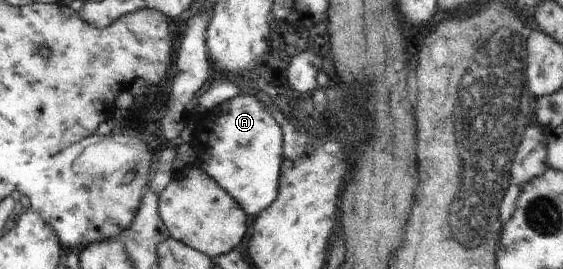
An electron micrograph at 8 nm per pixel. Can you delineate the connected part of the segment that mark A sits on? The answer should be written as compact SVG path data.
M242 92L208 113L202 113L192 138L189 143L197 152L199 168L236 200L249 216L257 216L273 204L279 192L283 137L281 126L269 114L260 96Z

